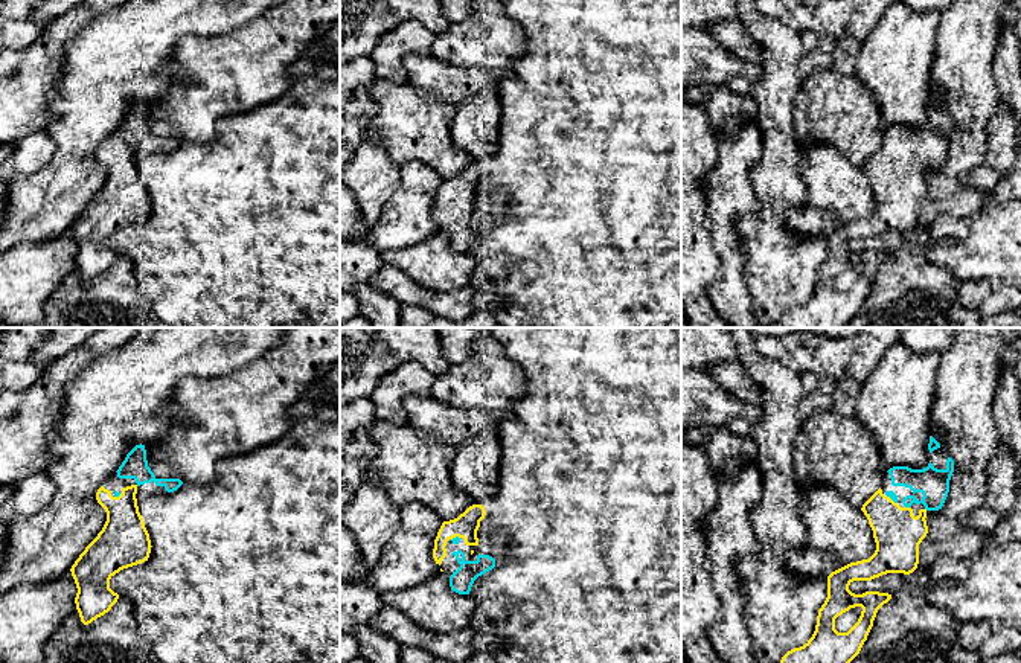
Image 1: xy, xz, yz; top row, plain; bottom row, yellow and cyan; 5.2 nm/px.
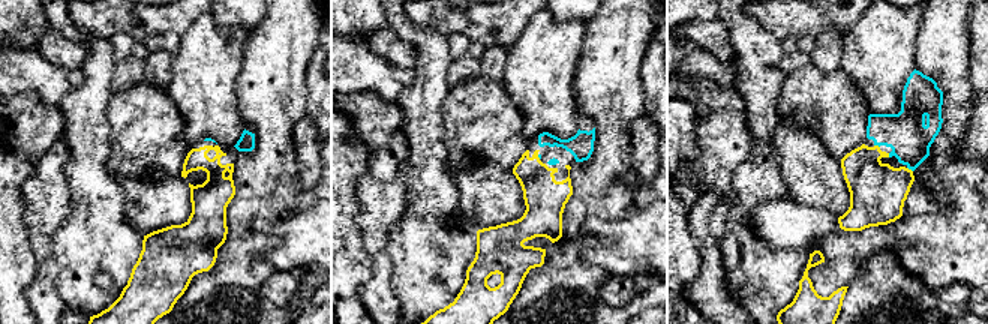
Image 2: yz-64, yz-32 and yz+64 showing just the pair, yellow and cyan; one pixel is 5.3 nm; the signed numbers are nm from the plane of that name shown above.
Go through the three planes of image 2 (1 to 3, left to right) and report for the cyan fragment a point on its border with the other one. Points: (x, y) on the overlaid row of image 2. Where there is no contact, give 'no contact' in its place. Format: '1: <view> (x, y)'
1: no contact
2: yz-32 (537, 156)
3: yz+64 (877, 146)

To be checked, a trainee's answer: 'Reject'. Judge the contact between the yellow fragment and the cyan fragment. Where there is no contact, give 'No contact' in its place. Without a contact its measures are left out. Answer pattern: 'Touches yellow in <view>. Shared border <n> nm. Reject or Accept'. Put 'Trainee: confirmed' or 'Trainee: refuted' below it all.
Touches yellow in yz. Shared border 30 nm. Accept
Trainee: refuted

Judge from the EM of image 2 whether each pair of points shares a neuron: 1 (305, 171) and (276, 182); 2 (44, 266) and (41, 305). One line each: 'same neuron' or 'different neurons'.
1: different neurons
2: same neuron

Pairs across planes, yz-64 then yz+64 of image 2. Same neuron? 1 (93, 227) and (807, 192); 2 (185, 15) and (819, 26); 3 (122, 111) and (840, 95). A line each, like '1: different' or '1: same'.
1: different
2: same
3: same

